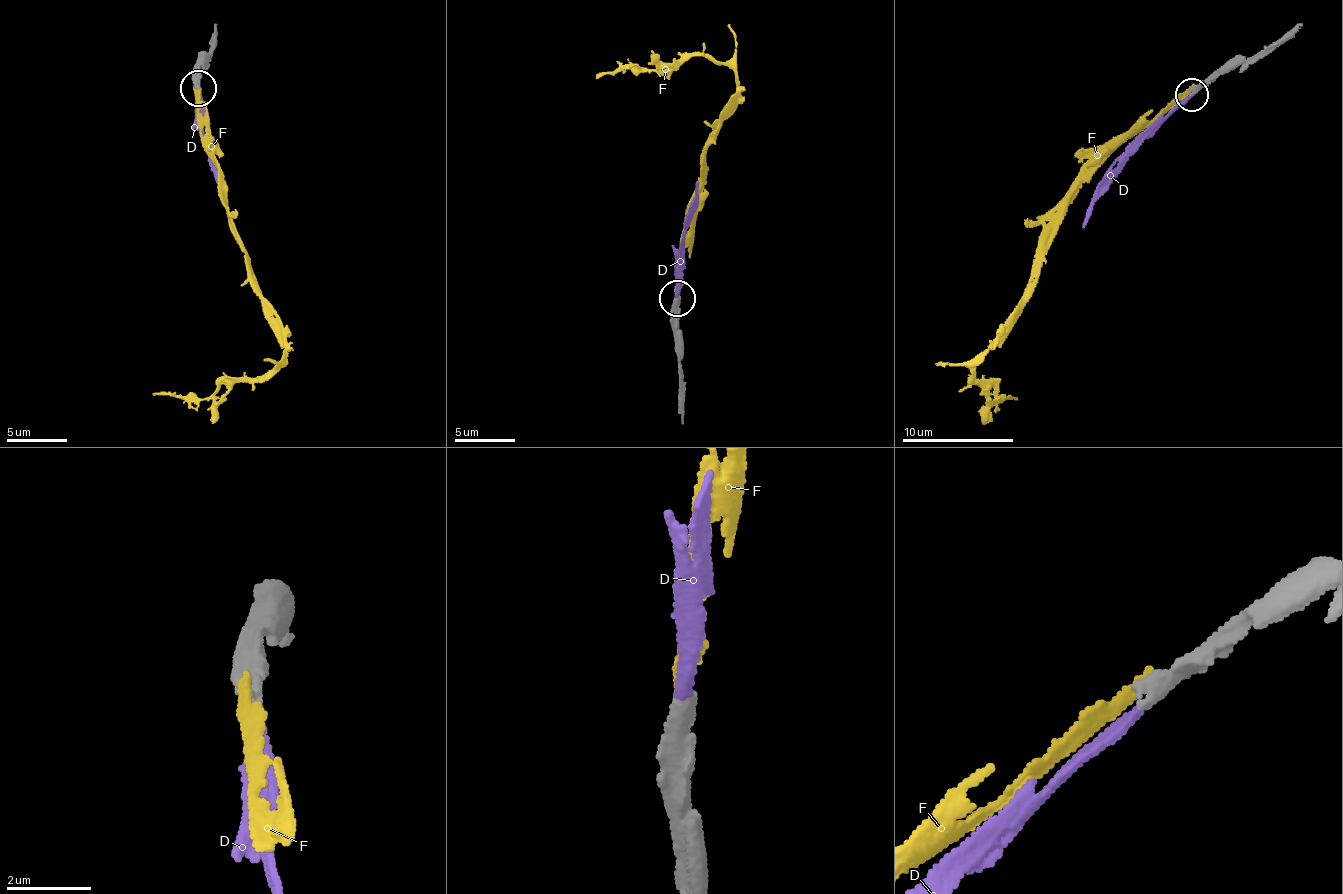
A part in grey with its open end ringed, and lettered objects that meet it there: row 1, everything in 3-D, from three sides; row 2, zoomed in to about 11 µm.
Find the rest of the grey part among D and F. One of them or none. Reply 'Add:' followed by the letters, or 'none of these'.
Add: D

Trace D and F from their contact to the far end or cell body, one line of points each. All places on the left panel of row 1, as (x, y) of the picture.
D: (199, 89), (197, 124), (223, 191), (231, 222)
F: (196, 83), (196, 120), (246, 280), (283, 340), (283, 359), (201, 400), (154, 396)

